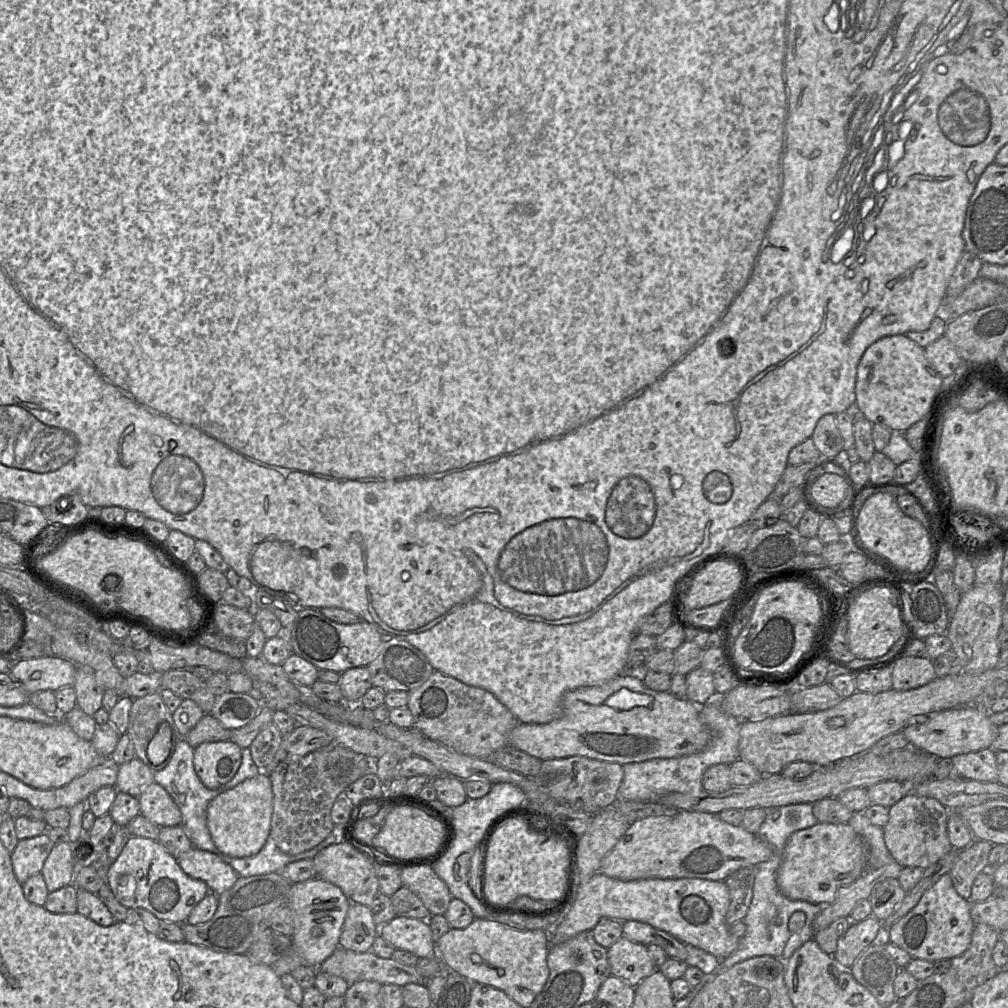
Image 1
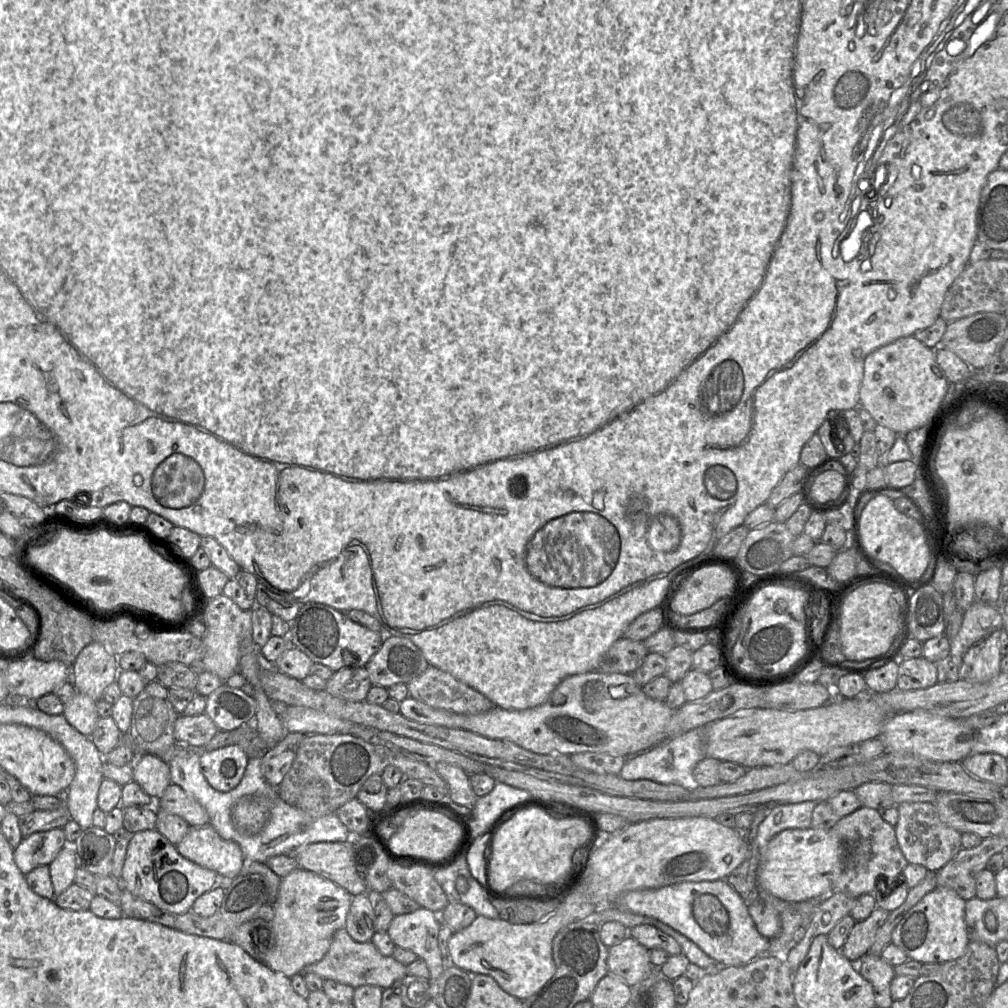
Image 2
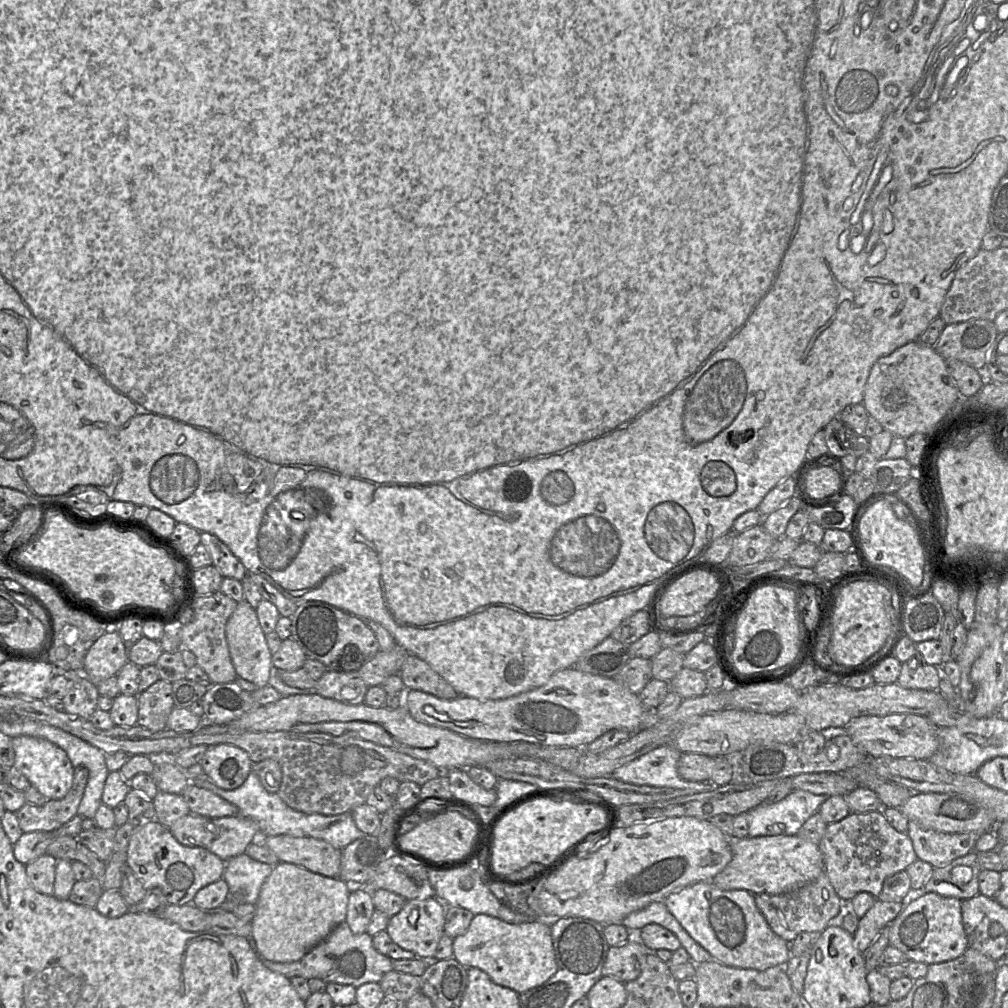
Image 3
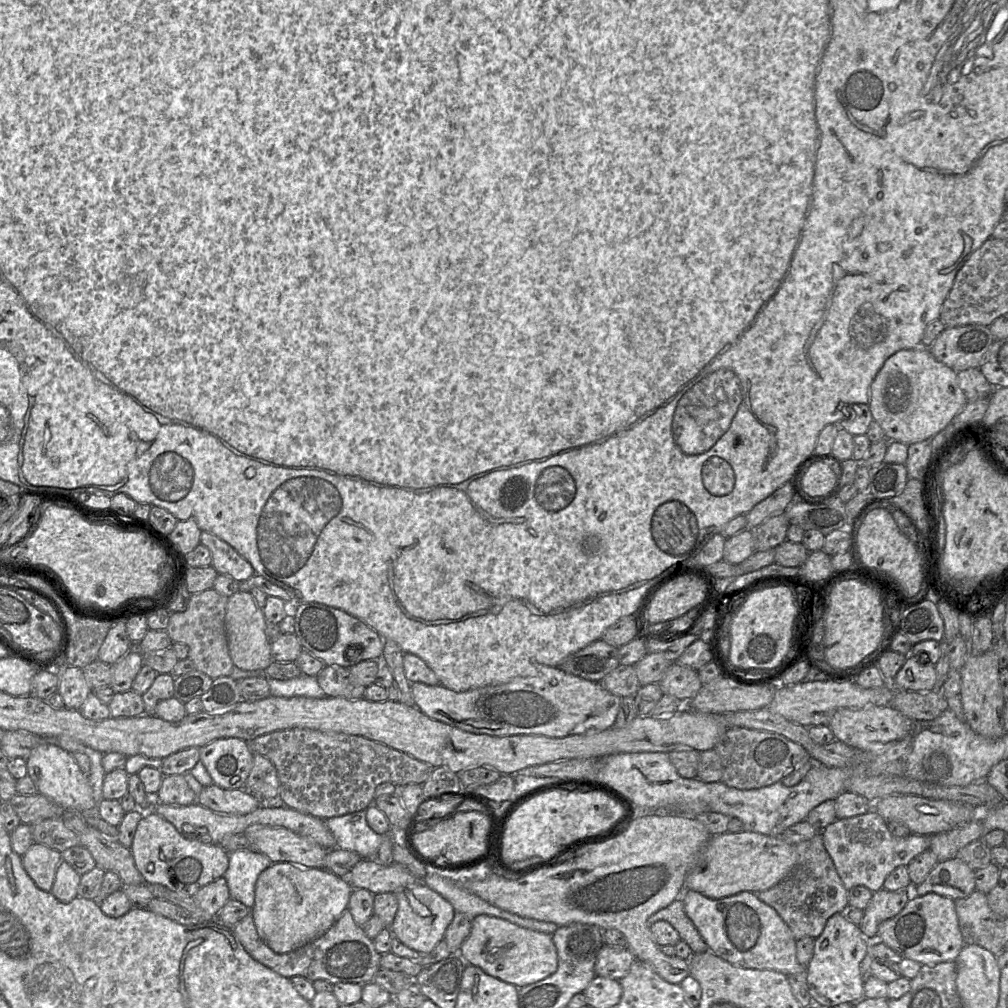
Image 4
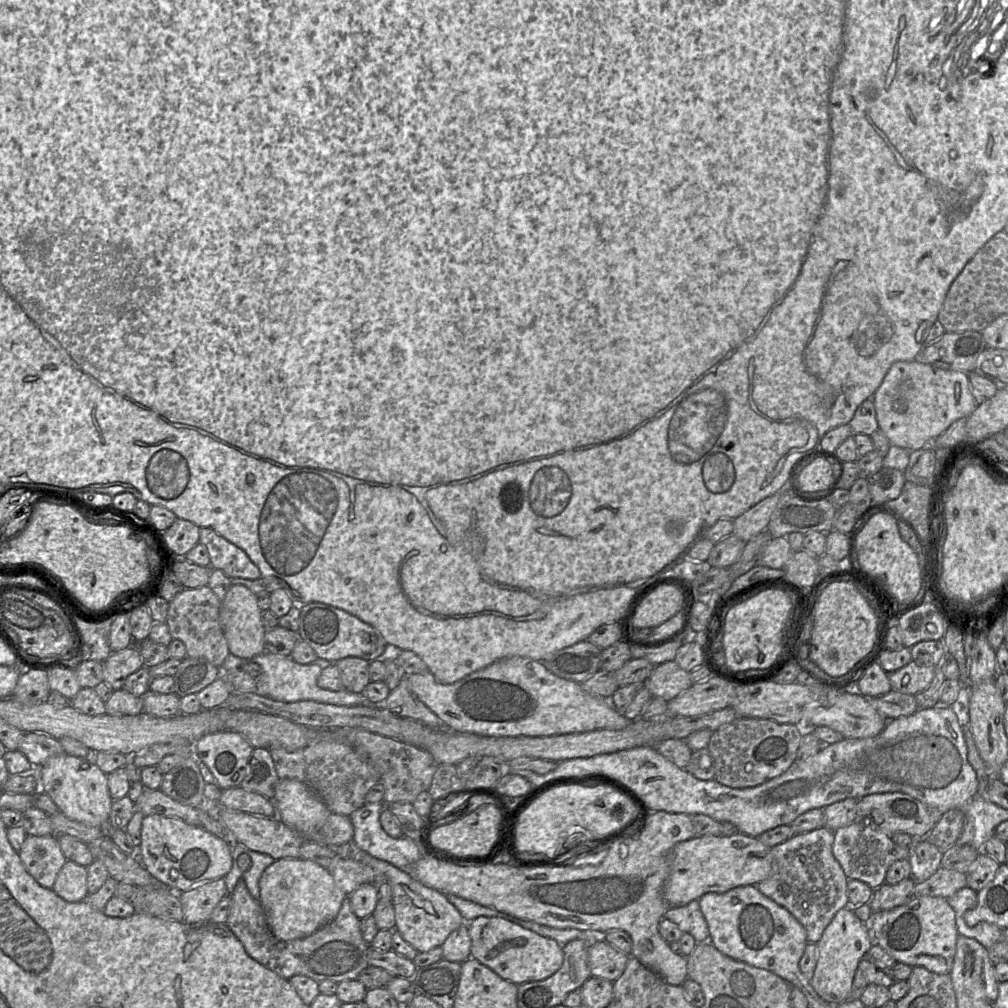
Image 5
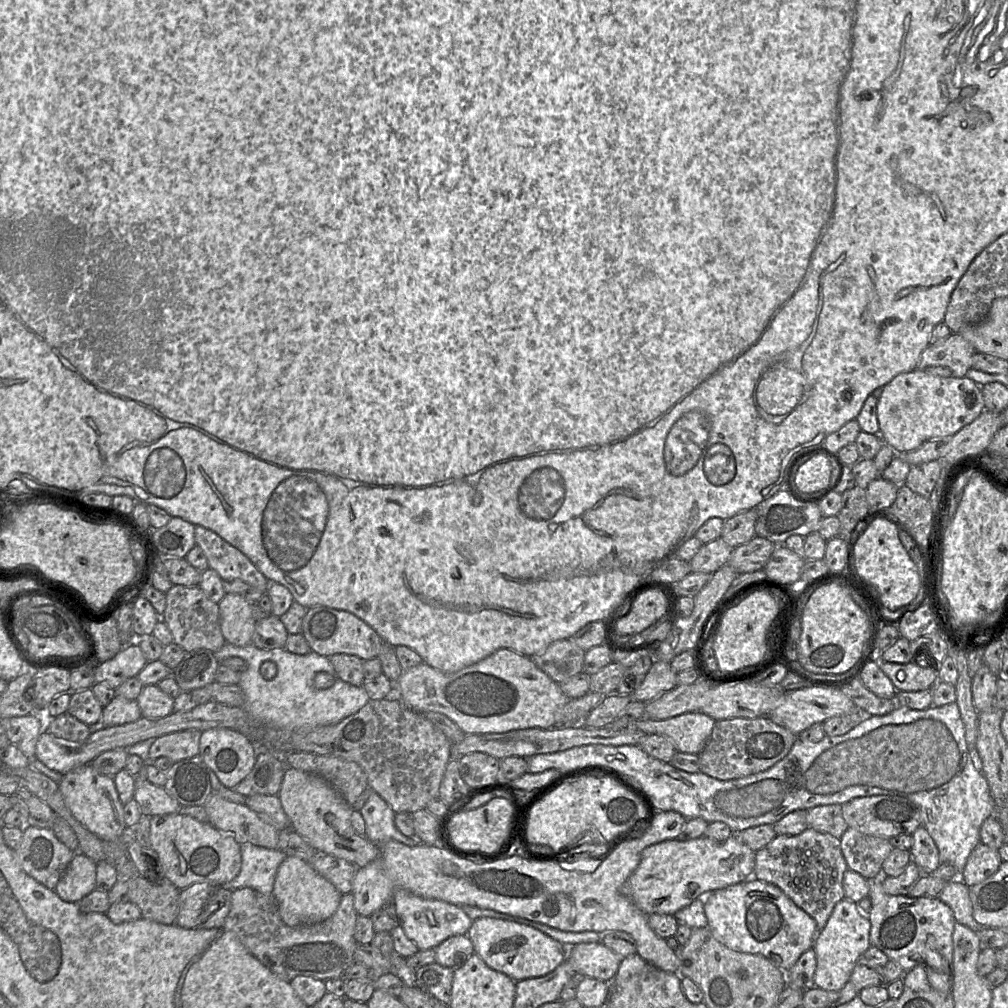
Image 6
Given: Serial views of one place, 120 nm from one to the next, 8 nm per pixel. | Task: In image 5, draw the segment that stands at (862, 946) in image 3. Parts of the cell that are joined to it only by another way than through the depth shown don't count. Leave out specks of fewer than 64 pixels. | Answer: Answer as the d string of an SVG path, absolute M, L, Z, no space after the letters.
M913 877L903 879L897 884L884 883L874 889L869 902L873 913L891 910L895 907L906 904L914 896L916 881Z

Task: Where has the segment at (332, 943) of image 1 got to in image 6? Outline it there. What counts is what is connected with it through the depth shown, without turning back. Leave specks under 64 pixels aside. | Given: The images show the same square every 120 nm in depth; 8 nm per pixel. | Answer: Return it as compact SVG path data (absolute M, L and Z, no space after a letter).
M286 856L280 864L273 886L275 898L282 921L291 927L322 922L331 917L339 907L342 894L312 865L295 856Z

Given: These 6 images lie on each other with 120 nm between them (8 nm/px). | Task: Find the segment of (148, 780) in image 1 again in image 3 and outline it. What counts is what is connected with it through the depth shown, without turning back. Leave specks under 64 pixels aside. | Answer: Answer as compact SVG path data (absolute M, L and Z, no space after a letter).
M159 753L148 756L155 761L151 775L159 791L181 794L191 780L187 772L174 763L175 755Z

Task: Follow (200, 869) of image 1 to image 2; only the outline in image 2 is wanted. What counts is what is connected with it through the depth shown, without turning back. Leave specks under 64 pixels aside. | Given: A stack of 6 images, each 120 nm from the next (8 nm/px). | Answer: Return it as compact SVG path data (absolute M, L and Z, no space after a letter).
M210 824L190 827L187 835L176 845L176 848L183 857L202 867L215 871L225 879L235 878L244 867L244 855L239 844L222 838Z

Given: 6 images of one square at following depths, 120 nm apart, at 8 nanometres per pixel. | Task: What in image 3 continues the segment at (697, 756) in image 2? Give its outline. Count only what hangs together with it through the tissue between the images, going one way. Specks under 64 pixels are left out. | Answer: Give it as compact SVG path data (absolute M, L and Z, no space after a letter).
M666 744L621 766L610 777L633 785L689 789L693 794L720 787L681 778L677 771L681 754L672 744Z

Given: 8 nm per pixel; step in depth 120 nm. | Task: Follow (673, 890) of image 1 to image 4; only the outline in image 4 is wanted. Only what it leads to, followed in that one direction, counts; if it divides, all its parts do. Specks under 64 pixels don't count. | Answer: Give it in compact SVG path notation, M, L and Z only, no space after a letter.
M686 890L681 895L684 911L705 941L708 950L728 963L746 969L773 970L787 975L805 970L796 959L796 940L778 913L761 902L753 892L743 891L732 896L710 899L699 892Z

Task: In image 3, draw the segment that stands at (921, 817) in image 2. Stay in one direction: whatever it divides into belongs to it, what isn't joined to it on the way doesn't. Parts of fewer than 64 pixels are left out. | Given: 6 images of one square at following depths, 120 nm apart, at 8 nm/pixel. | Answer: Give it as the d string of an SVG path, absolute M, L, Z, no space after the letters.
M909 821L907 830L918 859L928 862L934 868L943 867L974 851L976 841L984 833L941 832L925 828L915 821Z

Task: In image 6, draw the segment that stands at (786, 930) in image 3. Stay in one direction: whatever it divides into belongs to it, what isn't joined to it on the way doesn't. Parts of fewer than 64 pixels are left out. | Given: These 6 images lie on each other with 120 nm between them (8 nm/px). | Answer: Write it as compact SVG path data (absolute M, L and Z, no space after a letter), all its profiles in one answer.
M808 827L798 835L776 835L765 847L756 851L753 877L780 888L797 907L814 919L818 932L826 925L835 905L845 898L843 876L847 869L840 839Z

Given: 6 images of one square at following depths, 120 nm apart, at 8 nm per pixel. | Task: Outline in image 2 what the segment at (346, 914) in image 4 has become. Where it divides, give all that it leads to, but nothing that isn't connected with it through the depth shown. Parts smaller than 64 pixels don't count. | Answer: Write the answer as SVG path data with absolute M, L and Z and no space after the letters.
M345 927L337 930L332 938L330 947L323 958L307 965L302 973L315 973L322 979L332 979L356 988L362 985L374 985L382 989L393 984L407 975L406 965L391 956L383 955L372 943L357 942L347 932Z

